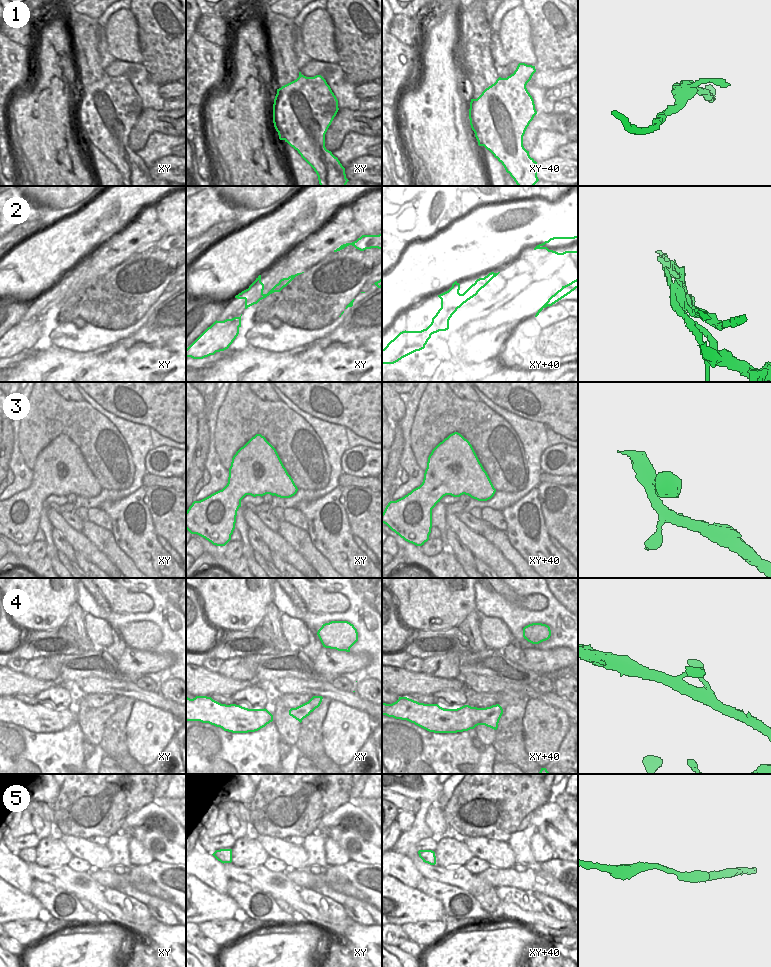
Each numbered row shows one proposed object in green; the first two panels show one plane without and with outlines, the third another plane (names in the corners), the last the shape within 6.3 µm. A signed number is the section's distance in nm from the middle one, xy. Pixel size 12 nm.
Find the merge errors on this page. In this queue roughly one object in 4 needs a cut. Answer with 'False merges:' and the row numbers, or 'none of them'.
False merges: 2

